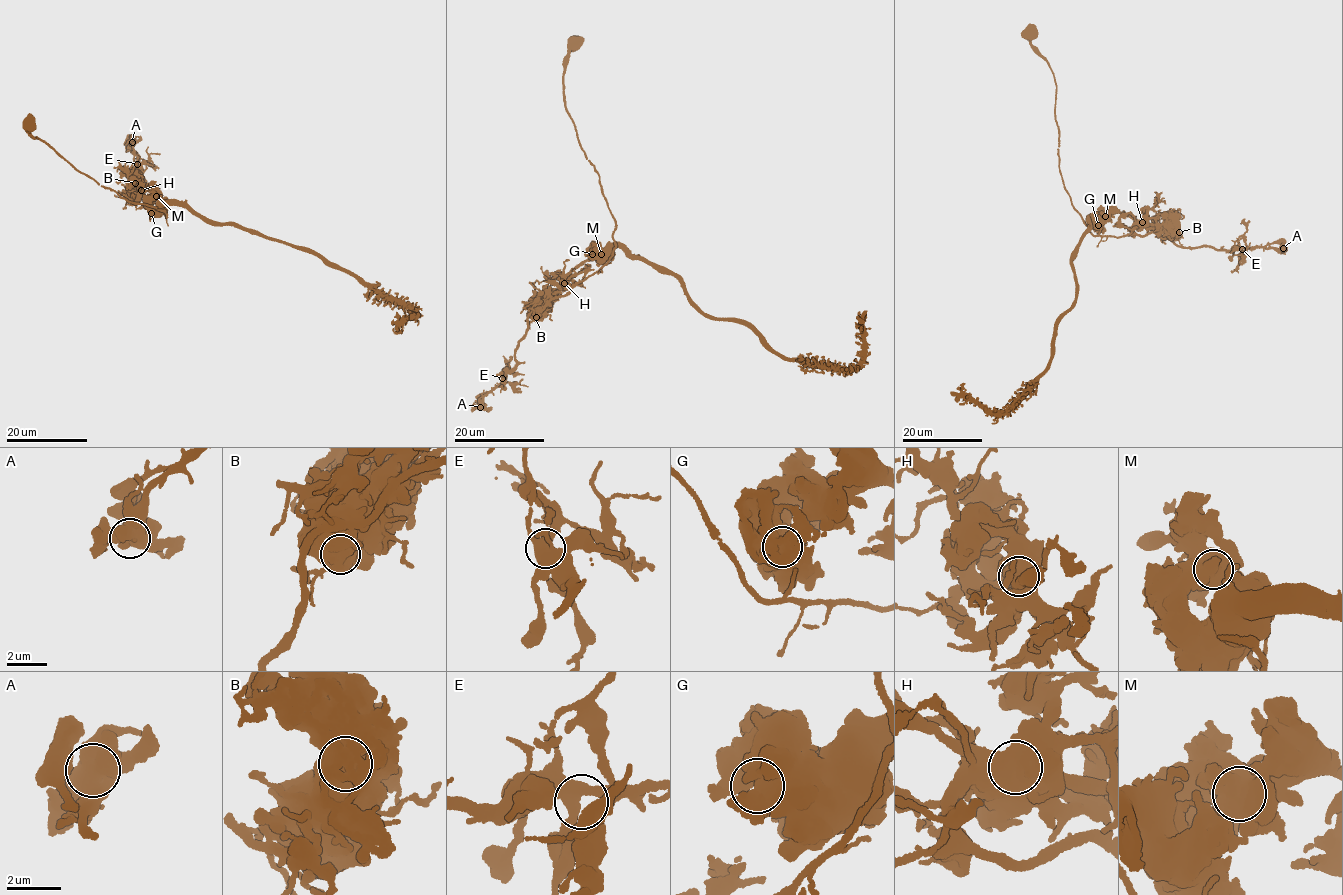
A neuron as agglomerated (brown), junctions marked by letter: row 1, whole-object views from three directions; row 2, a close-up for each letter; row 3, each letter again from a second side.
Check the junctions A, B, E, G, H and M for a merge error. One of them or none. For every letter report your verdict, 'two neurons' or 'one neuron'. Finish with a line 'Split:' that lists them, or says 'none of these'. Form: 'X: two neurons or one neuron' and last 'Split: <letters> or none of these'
A: one neuron
B: one neuron
E: one neuron
G: one neuron
H: two neurons
M: one neuron
Split: H

